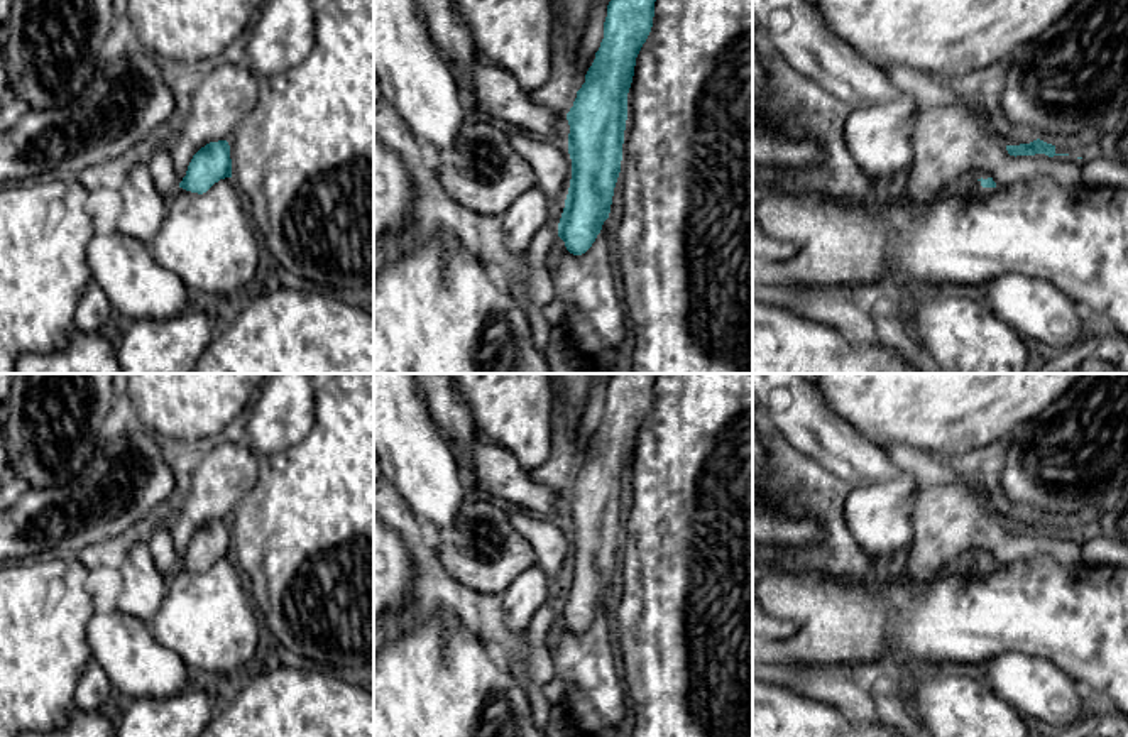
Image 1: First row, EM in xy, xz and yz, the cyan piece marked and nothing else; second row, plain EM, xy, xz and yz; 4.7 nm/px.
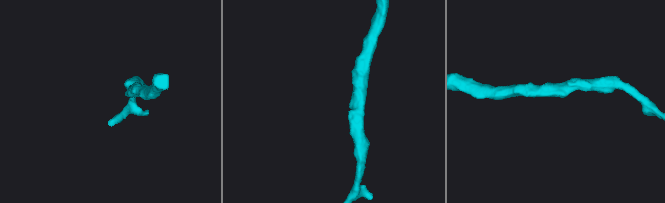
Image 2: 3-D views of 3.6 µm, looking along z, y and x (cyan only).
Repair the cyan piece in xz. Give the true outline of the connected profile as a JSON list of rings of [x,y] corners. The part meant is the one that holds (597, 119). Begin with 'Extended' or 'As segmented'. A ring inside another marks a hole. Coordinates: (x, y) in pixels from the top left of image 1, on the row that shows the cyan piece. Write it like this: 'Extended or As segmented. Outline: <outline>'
As segmented. Outline: [[[611,0],[604,22],[604,39],[595,59],[567,113],[570,125],[568,154],[572,179],[558,223],[558,237],[573,255],[585,254],[609,218],[614,188],[621,172],[627,93],[634,76],[636,57],[646,42],[654,17],[656,0]]]

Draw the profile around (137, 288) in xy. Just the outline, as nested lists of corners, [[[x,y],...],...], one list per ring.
[[[117,232],[95,233],[86,247],[91,279],[107,294],[120,323],[167,319],[189,309],[191,291],[159,265],[147,245]]]

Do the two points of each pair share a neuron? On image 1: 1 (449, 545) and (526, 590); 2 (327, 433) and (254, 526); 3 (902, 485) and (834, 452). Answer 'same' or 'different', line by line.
1: different
2: same
3: different

